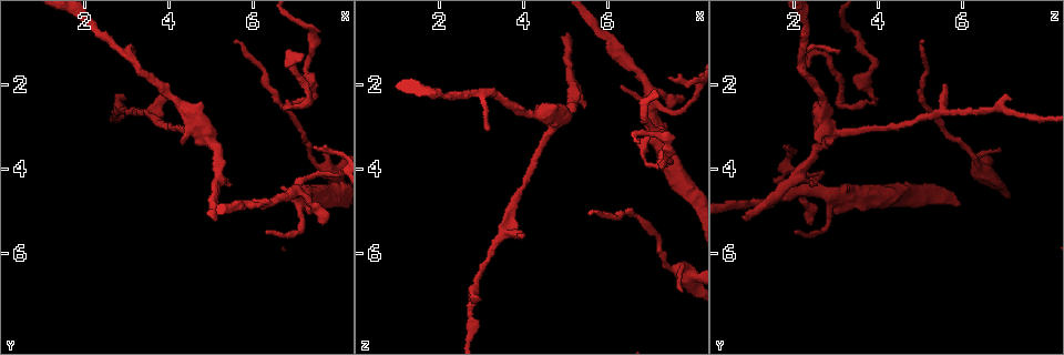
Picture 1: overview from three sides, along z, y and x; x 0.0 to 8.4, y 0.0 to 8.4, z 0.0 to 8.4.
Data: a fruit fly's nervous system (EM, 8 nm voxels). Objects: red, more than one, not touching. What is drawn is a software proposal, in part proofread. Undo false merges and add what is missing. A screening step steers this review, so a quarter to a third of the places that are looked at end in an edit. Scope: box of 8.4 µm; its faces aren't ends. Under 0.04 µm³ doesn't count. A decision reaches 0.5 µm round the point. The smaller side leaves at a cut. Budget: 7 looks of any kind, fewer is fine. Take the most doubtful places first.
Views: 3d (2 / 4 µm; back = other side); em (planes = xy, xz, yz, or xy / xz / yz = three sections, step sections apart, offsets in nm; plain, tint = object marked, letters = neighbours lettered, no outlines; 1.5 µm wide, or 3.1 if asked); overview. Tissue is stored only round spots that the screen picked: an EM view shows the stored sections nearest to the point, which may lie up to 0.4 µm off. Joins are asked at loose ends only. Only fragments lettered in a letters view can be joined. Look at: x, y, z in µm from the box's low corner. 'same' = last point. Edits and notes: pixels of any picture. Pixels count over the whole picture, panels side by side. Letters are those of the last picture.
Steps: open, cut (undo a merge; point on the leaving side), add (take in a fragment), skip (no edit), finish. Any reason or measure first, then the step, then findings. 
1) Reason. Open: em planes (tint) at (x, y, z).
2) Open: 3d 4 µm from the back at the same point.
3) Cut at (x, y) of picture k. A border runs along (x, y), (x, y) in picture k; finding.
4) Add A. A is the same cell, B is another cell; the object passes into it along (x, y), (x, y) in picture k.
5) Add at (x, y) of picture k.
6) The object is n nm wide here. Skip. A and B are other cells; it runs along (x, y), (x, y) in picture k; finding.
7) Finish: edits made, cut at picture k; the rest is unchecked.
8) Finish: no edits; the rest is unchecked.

Free end. Open: 3d 4 µm at (5.10, 5.15, 0.80).

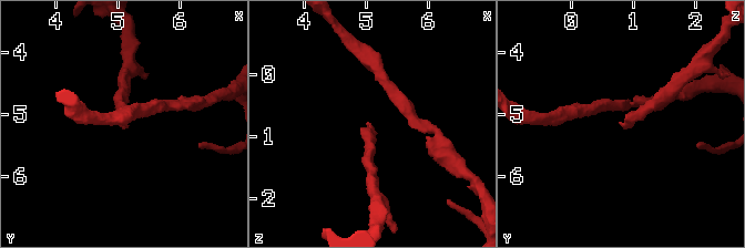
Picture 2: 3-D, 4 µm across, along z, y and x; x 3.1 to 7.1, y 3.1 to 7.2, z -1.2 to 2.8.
Need the tissue. Open: em planes (letters) at (5.10, 5.15, 0.80).

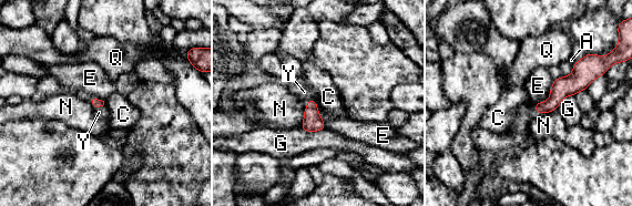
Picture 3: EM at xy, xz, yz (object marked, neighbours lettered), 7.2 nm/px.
Add Y. Y is the same cell, A, C, E, G, N and Q are other cells; the object passes into it along (95, 102), (99, 106), (102, 112) in picture 3; it goes on there.

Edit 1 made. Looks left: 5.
Open: overview.

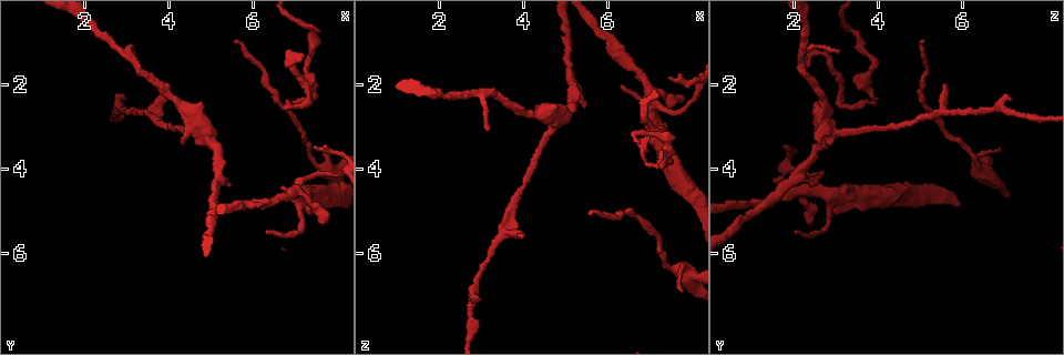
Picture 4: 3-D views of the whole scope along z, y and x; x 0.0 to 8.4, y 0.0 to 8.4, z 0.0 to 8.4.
Tapers out. Open: 3d 4 µm at (7.15, 1.45, 2.10).

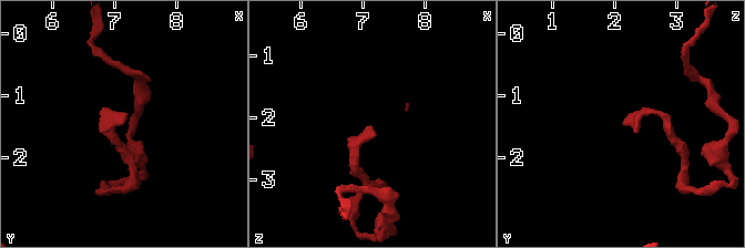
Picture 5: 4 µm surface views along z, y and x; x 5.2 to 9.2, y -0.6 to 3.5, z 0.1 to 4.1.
Open: em xy step 4 (letters) at (7.10, 1.45, 2.10).

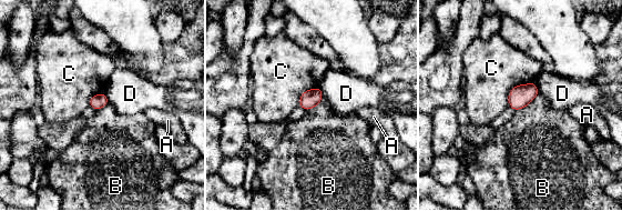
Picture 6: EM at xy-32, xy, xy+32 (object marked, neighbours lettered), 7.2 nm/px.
Open: em planes (letters) at the same point.

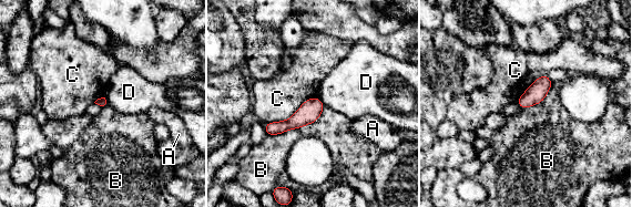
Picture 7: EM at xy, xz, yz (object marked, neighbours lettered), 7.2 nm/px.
Skip. A, B, C and D are other cells; a border runs along (316, 96), (286, 120), (264, 124) in picture 7; none of them fits.

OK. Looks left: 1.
Finish: edits made, add at picture 3; the rest is unchecked.

